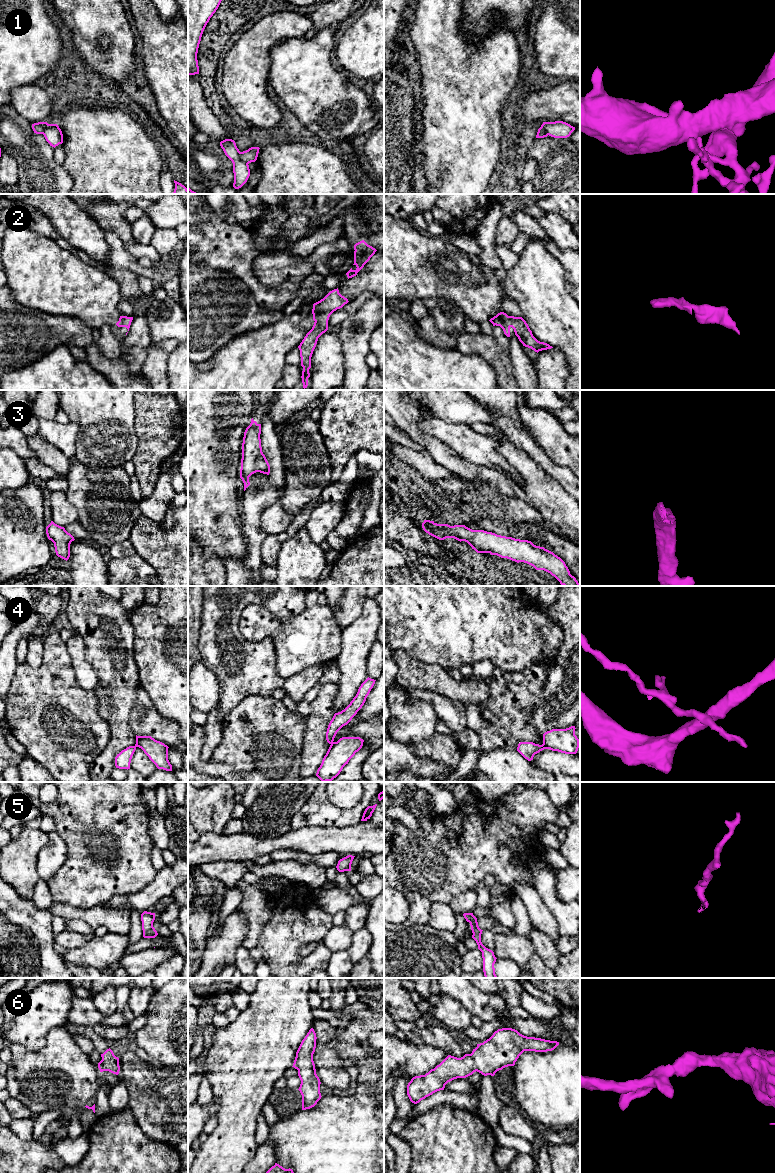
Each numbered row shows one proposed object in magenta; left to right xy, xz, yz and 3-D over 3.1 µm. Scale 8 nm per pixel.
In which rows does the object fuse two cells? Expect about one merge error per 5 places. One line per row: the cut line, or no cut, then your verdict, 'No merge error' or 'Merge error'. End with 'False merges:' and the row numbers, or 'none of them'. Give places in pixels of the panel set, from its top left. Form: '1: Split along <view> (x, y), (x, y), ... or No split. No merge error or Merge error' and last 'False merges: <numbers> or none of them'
1: Split along xz (240, 152), (240, 158), (247, 164). Merge error
2: No split. No merge error
3: No split. No merge error
4: Split along yz (541, 745), (545, 748). Merge error
5: No split. No merge error
6: No split. No merge error
False merges: 1, 4

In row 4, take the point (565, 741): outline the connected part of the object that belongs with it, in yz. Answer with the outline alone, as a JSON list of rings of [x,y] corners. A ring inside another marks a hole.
[[[575,726],[566,729],[552,729],[543,734],[545,749],[565,754],[576,754],[579,748],[579,739],[575,735]]]

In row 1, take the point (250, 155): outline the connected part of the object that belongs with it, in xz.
[[[251,147],[248,150],[241,152],[240,153],[241,160],[246,164],[255,162],[258,157],[259,149],[260,149],[259,147]]]

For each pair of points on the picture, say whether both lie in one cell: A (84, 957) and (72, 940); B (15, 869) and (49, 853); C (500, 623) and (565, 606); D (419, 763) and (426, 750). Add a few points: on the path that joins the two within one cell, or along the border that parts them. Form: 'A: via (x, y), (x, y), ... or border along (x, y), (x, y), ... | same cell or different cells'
A: border along (81, 946), (74, 948) | different cells
B: border along (48, 838), (37, 855), (39, 878) | different cells
C: border along (544, 609), (546, 614), (561, 629) | different cells
D: border along (406, 745), (419, 757), (430, 758), (444, 765) | different cells

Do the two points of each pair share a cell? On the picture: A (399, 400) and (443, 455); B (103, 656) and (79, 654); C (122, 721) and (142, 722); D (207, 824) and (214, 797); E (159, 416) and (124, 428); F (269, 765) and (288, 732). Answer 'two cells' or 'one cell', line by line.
A: one cell
B: two cells
C: two cells
D: one cell
E: two cells
F: one cell

